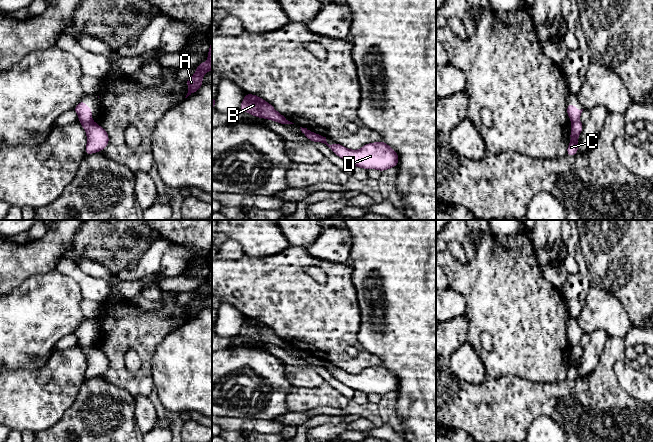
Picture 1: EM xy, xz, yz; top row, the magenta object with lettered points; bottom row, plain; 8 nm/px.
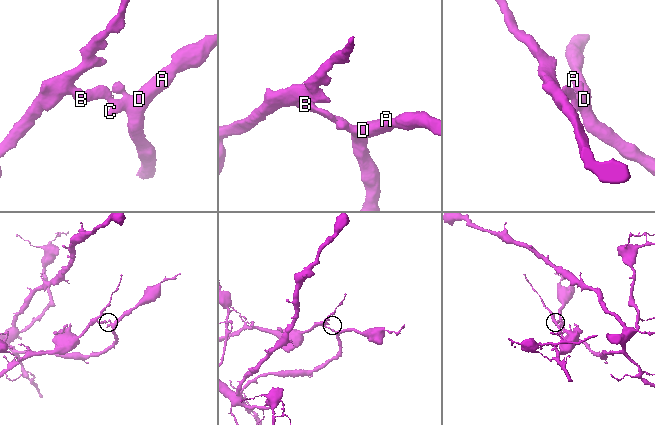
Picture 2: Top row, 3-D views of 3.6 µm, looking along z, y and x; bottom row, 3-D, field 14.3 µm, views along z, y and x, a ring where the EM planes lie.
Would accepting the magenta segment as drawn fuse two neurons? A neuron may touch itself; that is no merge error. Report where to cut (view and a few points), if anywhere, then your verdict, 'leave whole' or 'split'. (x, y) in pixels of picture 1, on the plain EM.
cut in xy along (91, 344), (81, 348); split

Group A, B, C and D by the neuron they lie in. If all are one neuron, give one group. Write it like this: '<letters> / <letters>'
A C D / B

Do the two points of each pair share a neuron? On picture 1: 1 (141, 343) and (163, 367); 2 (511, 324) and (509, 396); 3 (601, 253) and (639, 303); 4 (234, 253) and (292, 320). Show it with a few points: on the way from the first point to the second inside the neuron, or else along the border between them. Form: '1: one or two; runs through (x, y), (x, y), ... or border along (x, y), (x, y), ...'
1: two; border along (165, 336), (156, 347), (151, 360), (153, 380)
2: two; border along (487, 375), (493, 378), (518, 376), (533, 382)
3: one; runs through (613, 265), (639, 291)
4: two; border along (243, 254), (236, 259), (222, 258)

